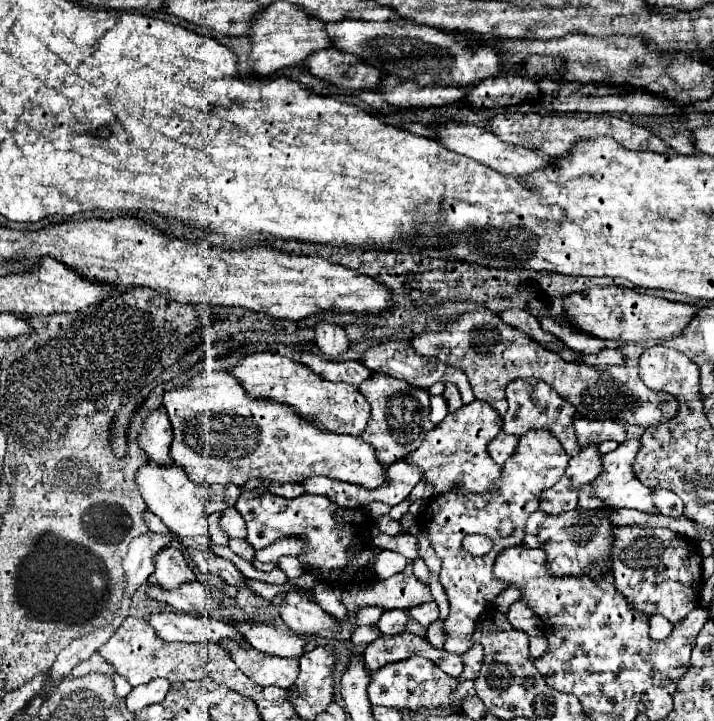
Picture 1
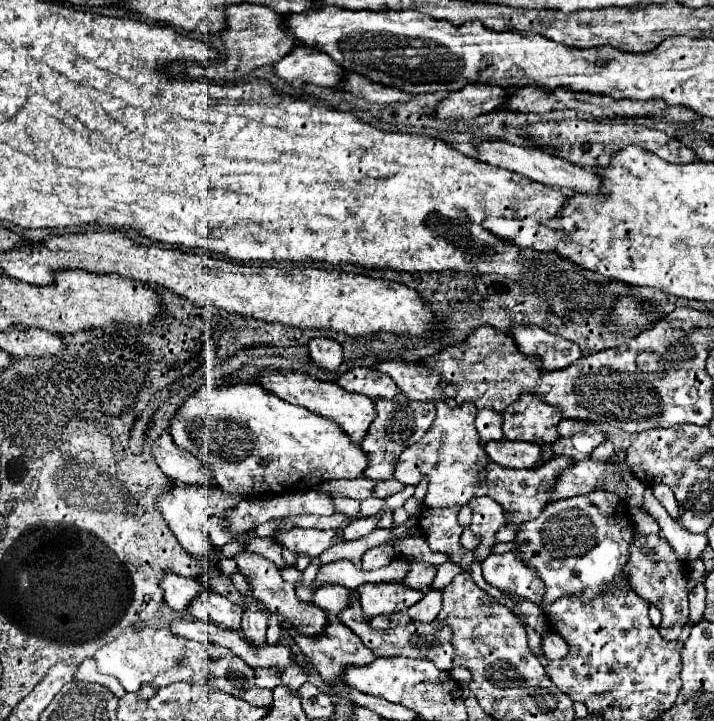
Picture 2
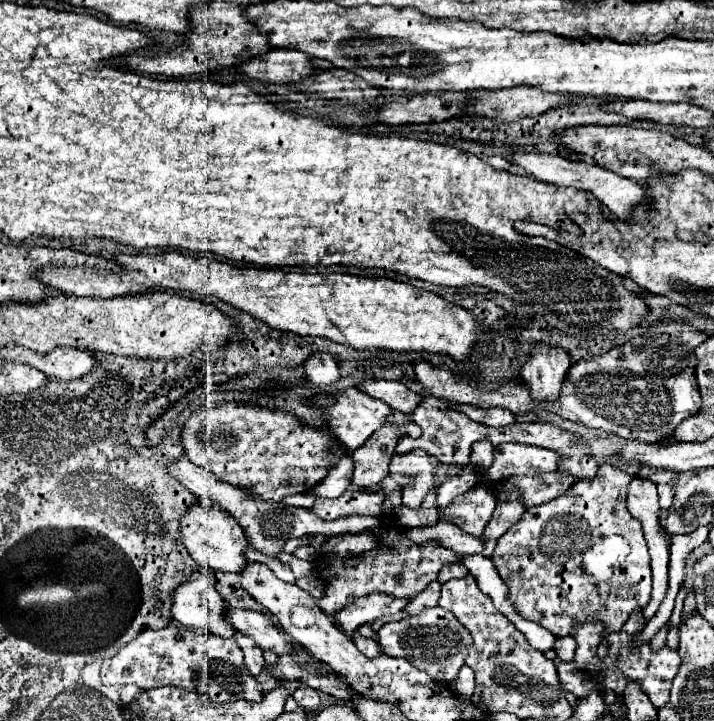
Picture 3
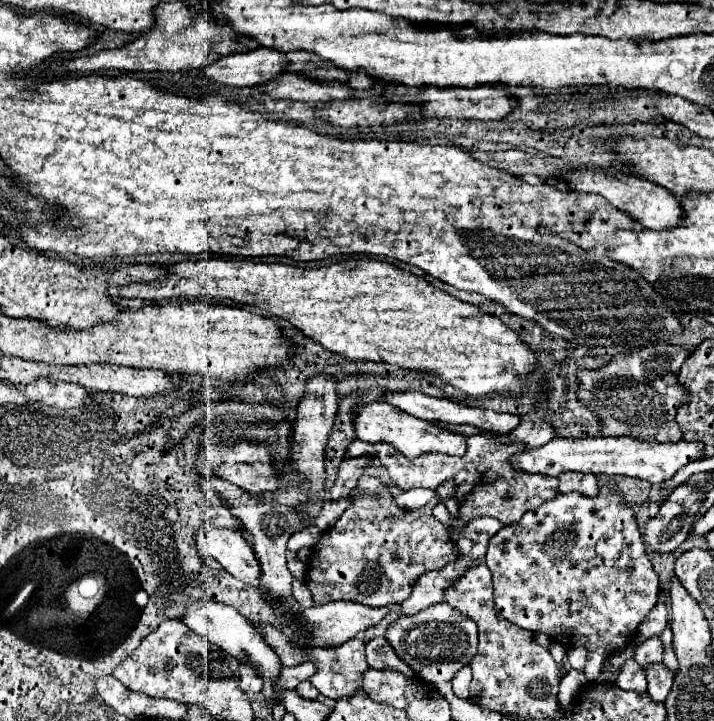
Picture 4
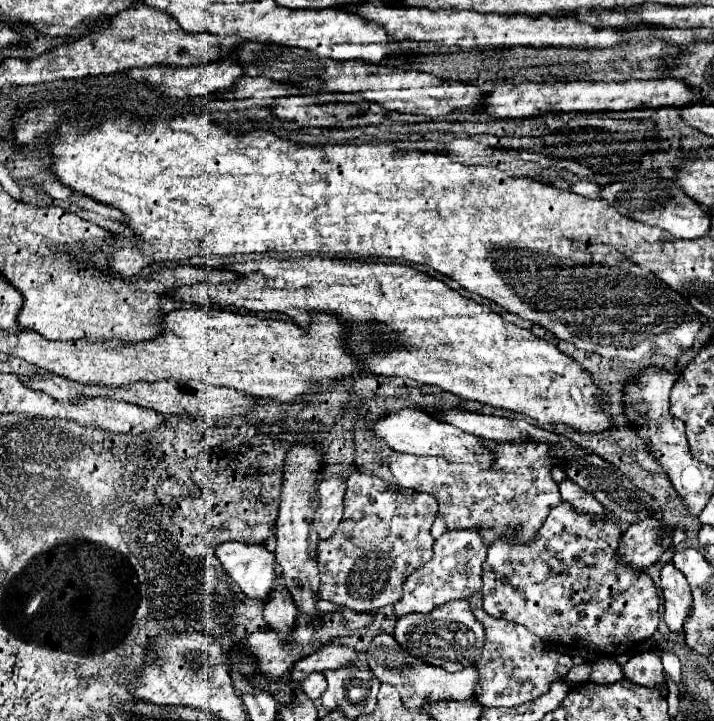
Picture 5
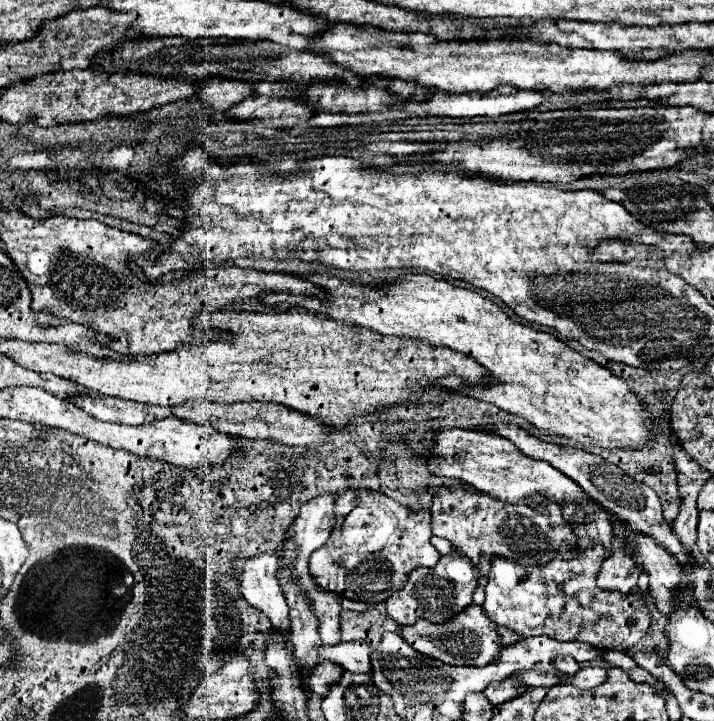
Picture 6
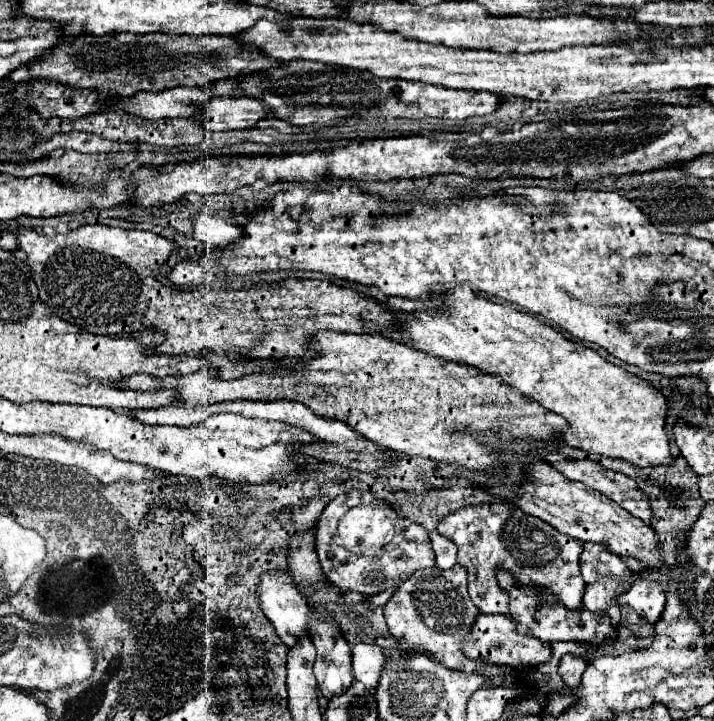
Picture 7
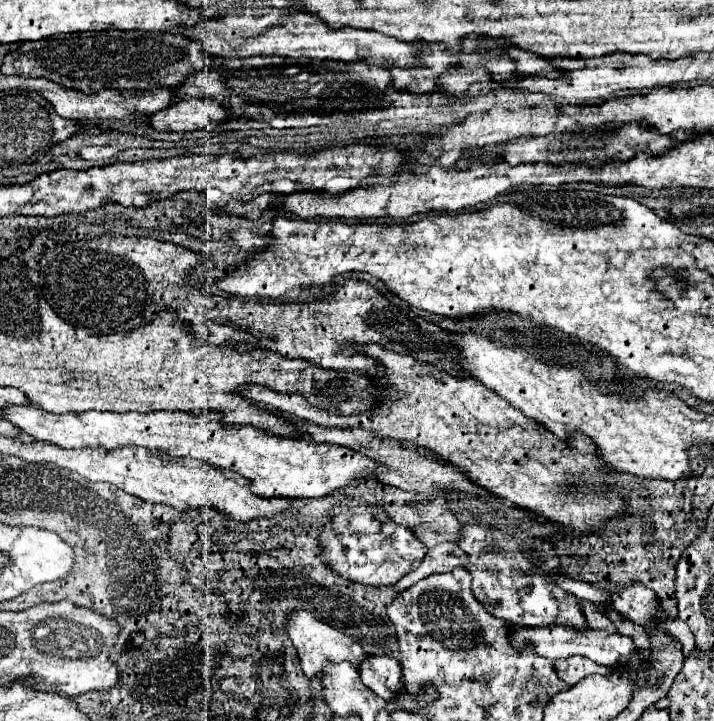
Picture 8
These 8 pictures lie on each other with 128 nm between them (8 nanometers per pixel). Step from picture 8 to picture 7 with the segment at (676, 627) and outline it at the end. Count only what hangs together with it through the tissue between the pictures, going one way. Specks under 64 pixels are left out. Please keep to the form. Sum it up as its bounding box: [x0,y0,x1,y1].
[618,576,666,622]

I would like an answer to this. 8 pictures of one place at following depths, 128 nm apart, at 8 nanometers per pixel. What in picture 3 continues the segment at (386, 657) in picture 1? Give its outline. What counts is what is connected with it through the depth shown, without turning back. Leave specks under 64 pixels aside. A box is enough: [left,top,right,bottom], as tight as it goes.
[374,606,472,684]

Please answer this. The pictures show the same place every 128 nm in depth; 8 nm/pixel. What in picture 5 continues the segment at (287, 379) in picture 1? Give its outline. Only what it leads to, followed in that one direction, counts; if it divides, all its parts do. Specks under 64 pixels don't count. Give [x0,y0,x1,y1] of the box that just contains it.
[374,408,492,464]

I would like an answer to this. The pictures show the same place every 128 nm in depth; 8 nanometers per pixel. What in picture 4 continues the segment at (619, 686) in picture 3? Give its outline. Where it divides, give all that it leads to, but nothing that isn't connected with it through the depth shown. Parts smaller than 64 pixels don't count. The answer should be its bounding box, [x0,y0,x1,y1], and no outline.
[644,664,674,702]

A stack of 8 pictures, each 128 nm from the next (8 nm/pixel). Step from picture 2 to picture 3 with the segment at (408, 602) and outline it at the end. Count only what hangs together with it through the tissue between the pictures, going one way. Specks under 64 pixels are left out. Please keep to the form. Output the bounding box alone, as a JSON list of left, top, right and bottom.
[334,592,410,634]

